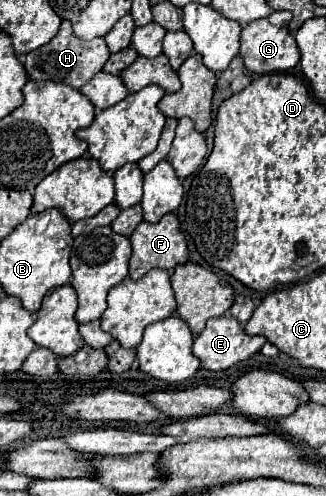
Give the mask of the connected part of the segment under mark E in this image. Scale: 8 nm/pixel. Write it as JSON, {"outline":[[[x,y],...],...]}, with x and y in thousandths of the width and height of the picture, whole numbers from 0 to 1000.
{"outline":[[[678,637],[635,645],[629,665],[592,690],[592,714],[629,746],[672,750],[764,726],[813,690],[807,677],[758,677],[715,637]]]}

